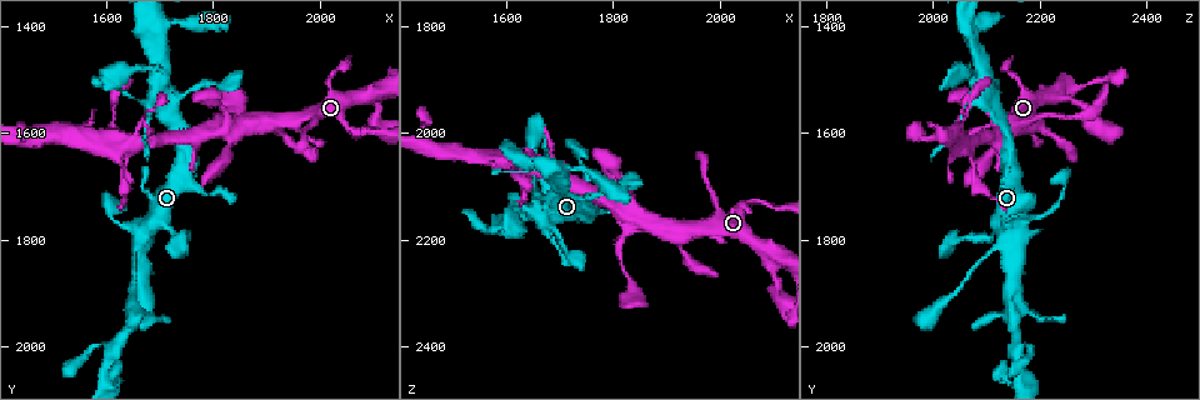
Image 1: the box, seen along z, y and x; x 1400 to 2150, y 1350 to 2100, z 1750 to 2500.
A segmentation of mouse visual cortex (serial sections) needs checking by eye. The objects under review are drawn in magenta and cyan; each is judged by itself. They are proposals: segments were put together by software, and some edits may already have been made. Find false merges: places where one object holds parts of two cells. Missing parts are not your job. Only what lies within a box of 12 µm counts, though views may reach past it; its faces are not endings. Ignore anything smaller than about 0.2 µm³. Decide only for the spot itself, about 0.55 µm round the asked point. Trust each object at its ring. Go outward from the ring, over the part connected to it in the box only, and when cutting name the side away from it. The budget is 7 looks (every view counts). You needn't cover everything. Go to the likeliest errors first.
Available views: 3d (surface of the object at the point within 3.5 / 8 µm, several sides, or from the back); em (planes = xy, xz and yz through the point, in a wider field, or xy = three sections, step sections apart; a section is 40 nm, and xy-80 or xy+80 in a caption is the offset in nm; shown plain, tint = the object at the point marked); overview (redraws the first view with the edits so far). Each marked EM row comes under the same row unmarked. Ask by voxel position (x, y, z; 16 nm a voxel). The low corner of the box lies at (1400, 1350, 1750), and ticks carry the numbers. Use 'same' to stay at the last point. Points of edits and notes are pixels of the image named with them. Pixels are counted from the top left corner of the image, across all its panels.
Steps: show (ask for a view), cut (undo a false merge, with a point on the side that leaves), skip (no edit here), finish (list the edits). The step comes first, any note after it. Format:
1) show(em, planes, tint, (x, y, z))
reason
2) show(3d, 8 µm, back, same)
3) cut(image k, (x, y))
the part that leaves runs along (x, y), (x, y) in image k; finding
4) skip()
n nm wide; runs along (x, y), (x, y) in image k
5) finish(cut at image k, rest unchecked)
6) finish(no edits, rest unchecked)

show(3d, 3.5 µm, (1660, 1800, 2135))
arms part here

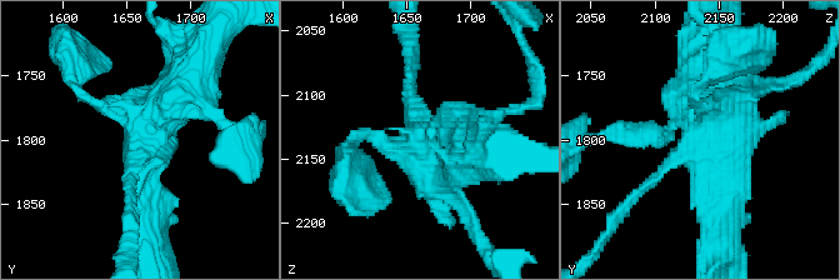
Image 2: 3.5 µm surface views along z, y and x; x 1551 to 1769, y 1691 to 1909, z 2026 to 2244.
show(em, planes, tint, (1658, 1800, 2134))
now the EM

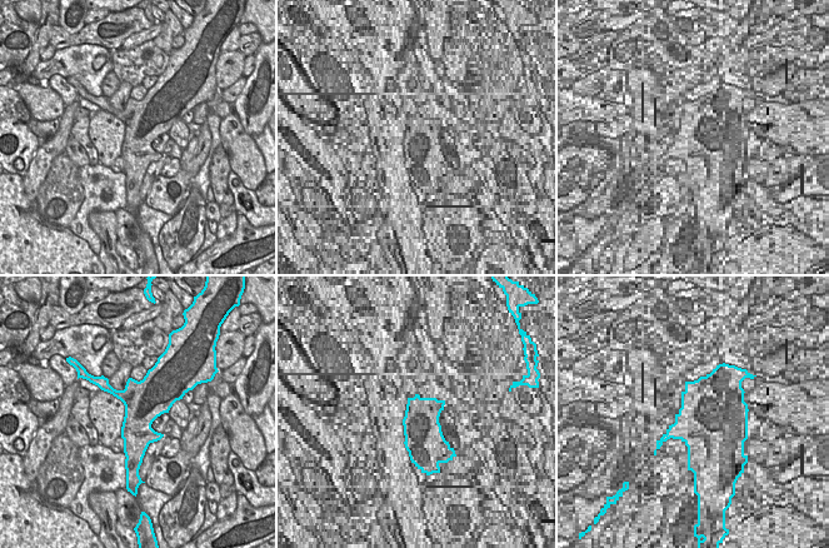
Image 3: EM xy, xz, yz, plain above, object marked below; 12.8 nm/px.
skip()
runs along (200, 61), (146, 123), (146, 203) in image 2; all the same cell

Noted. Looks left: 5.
show(3d, 8 µm, (2055, 1595, 2130))
sharp bend

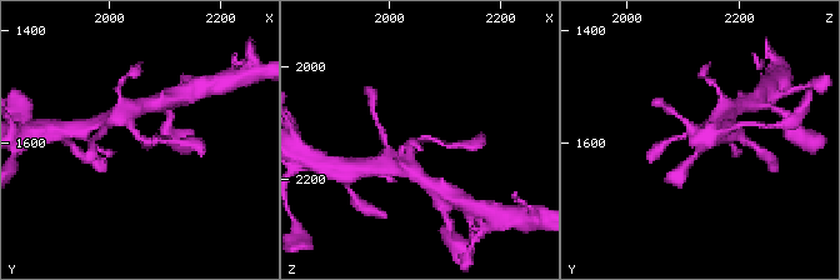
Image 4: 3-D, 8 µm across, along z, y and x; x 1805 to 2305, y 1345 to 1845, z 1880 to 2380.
show(3d, 3.5 µm, (2055, 1595, 2125))
closer look

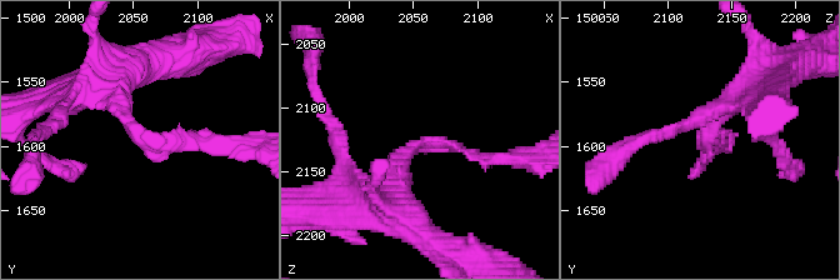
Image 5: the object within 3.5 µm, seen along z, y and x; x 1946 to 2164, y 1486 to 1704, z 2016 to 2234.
show(em, planes, tint, (2056, 1596, 2128))
arms of 100, 250 nm; now the EM

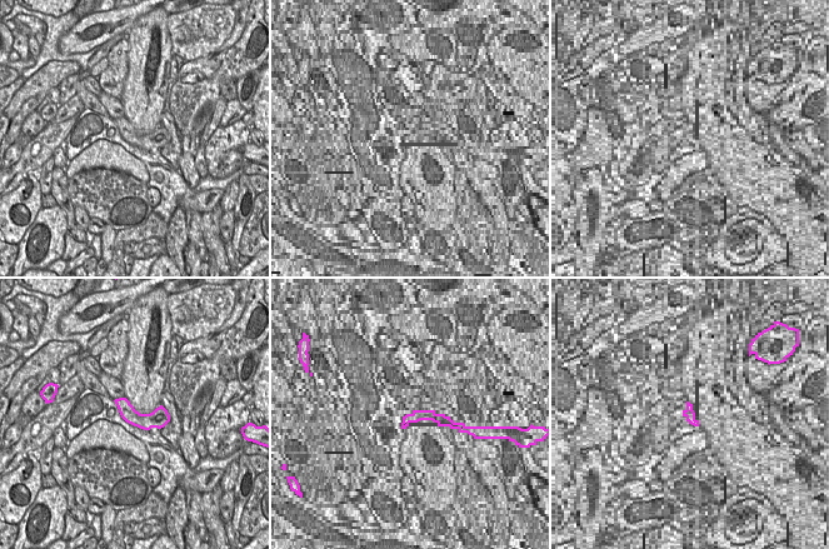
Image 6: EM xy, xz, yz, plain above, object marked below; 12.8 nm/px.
skip()
runs along (119, 402), (136, 419), (166, 418) in image 6; continuous, no second cell

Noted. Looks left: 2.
show(3d, 3.5 µm, (1855, 1580, 2165))
looks like a crossing

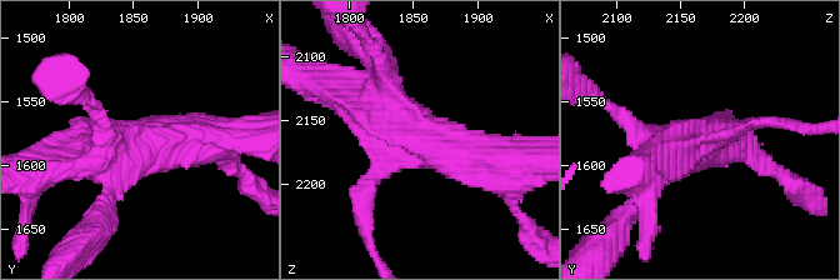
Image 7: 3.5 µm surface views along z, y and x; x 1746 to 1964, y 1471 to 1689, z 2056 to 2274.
show(em, planes, tint, (1854, 1582, 2156))
now the EM

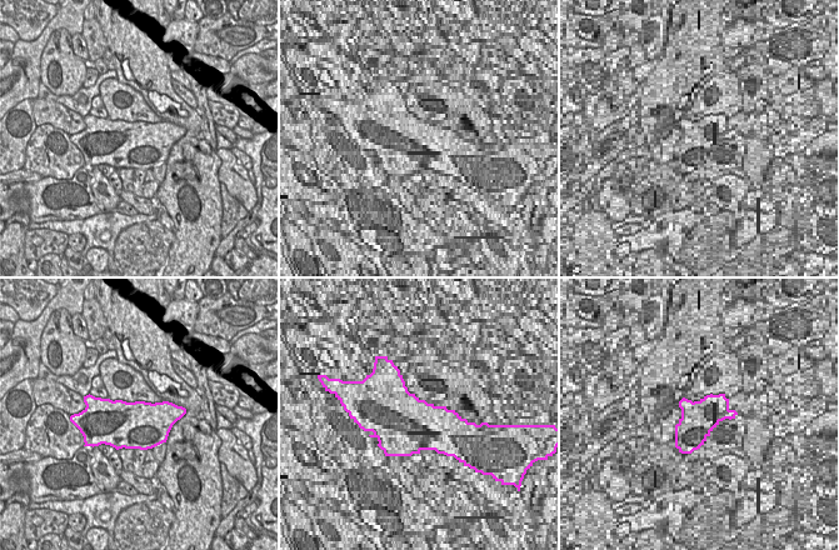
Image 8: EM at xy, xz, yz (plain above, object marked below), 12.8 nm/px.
skip()
runs along (495, 160), (473, 158), (346, 96) in image 7; one cell here

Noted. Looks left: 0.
finish(no edits, rest unchecked)

